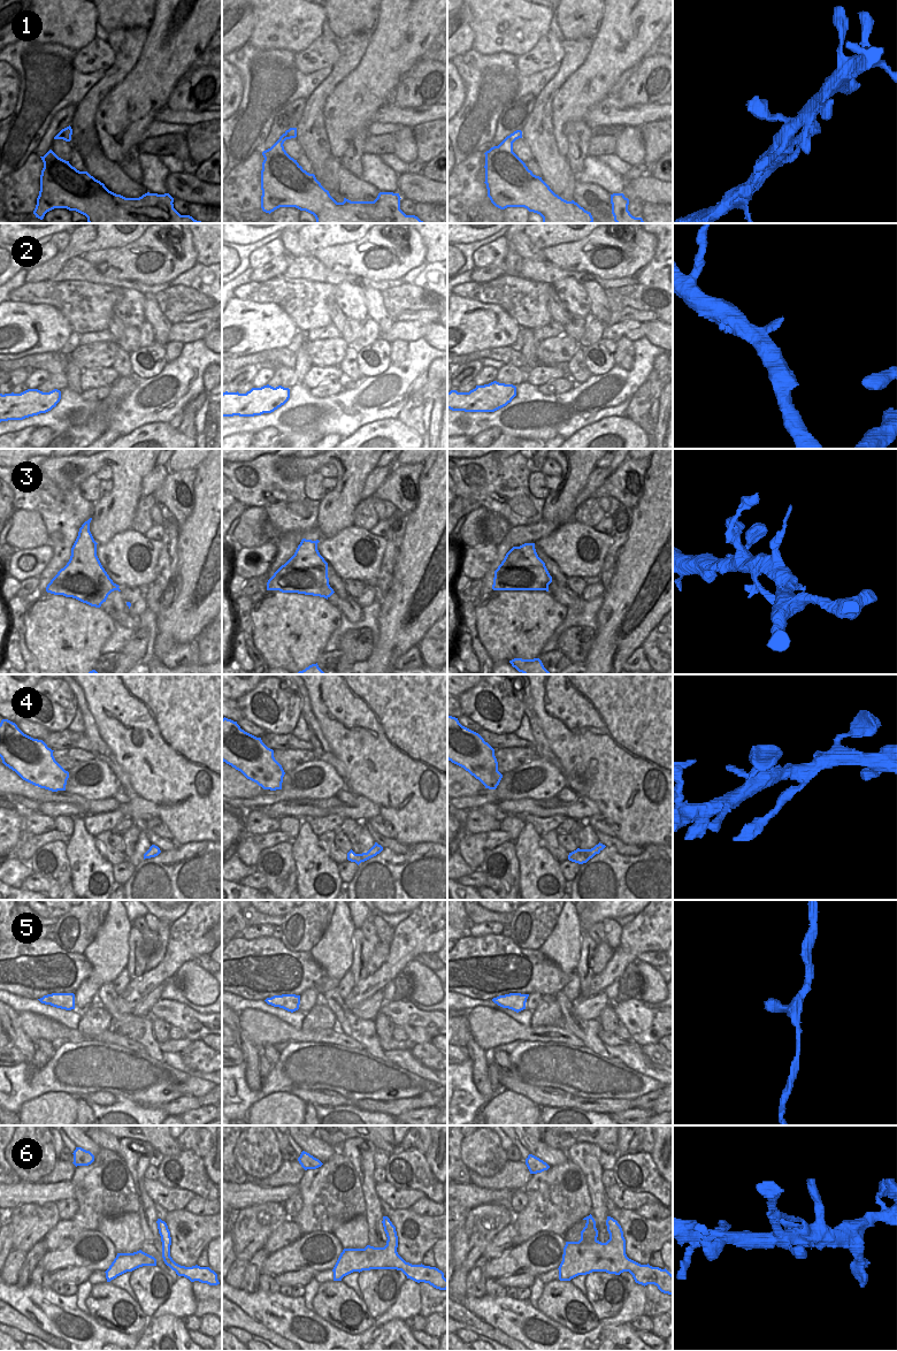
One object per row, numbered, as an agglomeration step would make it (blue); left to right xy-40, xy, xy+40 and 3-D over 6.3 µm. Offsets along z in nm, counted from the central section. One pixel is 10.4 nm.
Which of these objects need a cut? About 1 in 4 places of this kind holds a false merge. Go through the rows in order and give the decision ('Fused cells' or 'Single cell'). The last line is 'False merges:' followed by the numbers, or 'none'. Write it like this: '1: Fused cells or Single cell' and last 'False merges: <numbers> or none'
1: Single cell
2: Single cell
3: Single cell
4: Fused cells
5: Single cell
6: Single cell
False merges: 4

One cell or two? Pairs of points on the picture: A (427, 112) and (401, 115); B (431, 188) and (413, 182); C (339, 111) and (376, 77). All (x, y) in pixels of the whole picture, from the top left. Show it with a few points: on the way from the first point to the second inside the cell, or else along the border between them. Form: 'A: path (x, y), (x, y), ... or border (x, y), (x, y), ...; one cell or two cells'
A: path (421, 115), (407, 115); one cell
B: path (427, 188), (418, 186); one cell
C: path (349, 101), (357, 92), (361, 92), (367, 86); one cell

